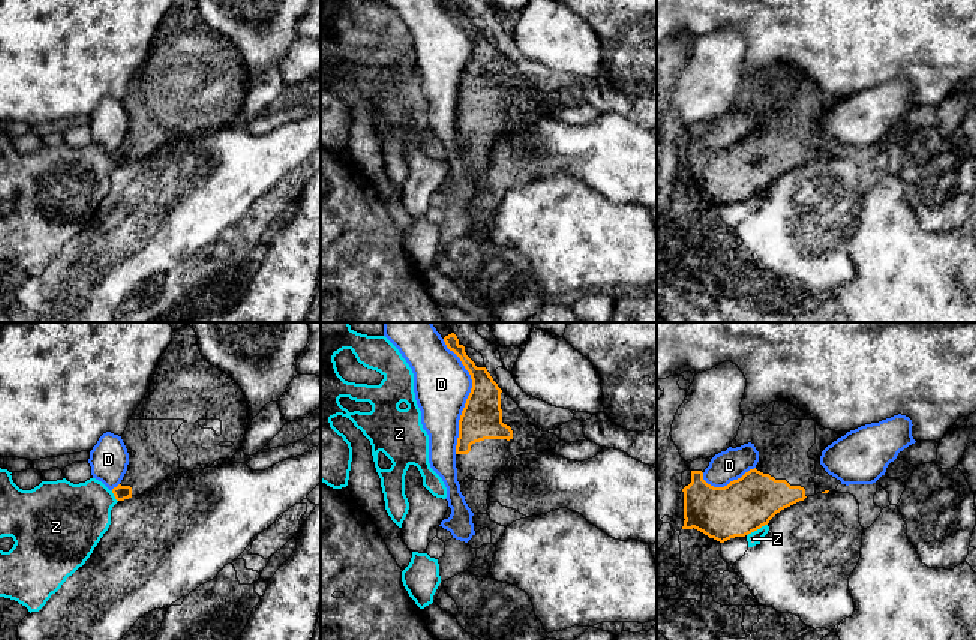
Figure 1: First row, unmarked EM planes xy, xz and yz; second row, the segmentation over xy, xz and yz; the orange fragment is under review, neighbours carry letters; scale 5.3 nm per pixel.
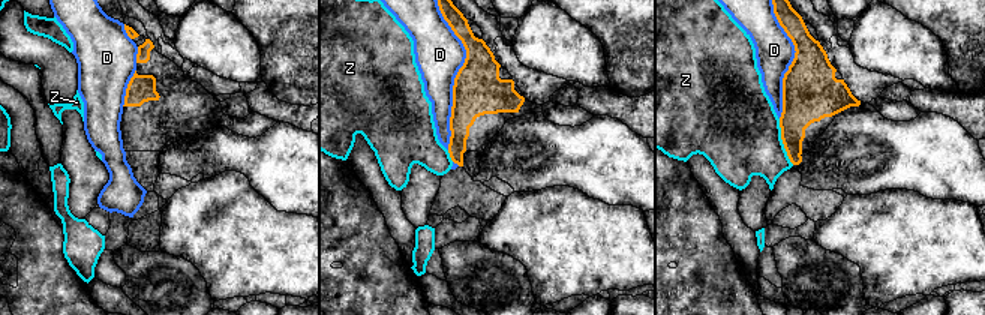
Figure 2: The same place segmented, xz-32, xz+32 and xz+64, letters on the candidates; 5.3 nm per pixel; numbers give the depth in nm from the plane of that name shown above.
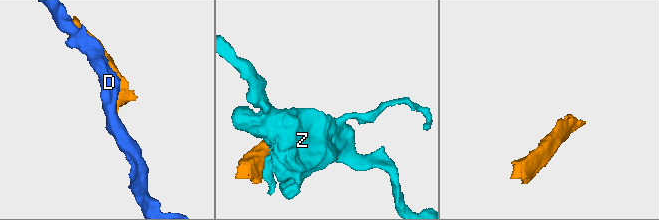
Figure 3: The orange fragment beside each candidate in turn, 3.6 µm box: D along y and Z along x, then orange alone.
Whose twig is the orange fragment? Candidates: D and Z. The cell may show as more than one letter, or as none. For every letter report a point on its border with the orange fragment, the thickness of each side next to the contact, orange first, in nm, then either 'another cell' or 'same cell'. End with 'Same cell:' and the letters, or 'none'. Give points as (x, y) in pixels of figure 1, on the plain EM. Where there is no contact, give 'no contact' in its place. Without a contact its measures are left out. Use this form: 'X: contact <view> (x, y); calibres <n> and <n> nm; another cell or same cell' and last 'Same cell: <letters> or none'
D: contact xz (468, 60); calibres 220 and 300 nm; another cell
Z: contact yz (756, 194); calibres 300 and 70 nm; another cell
Same cell: none

